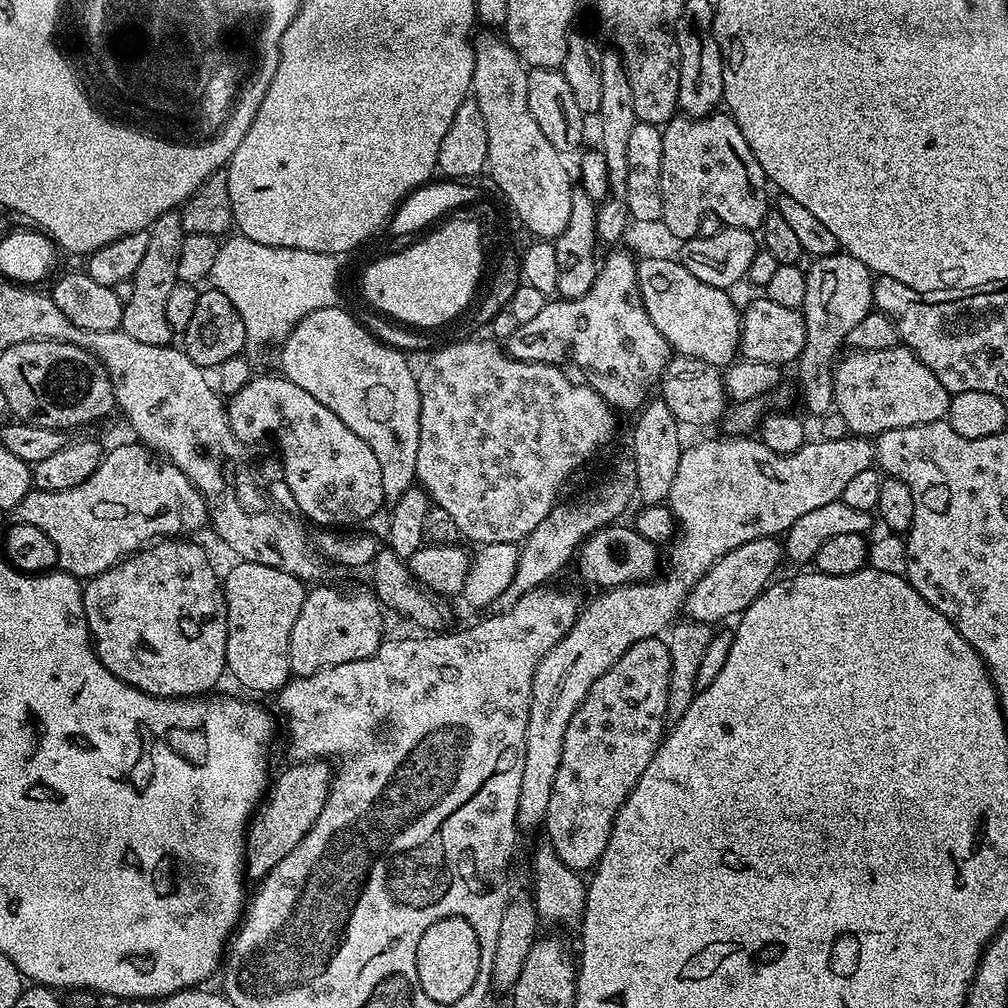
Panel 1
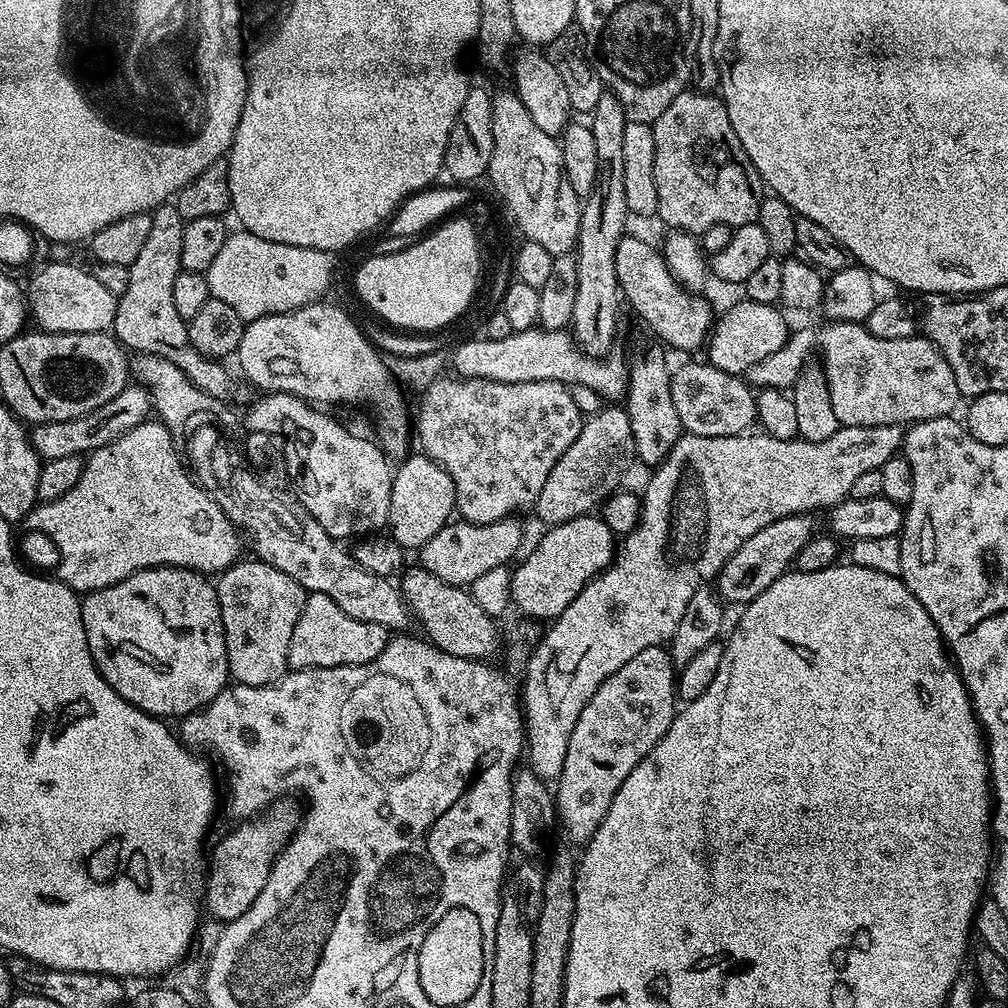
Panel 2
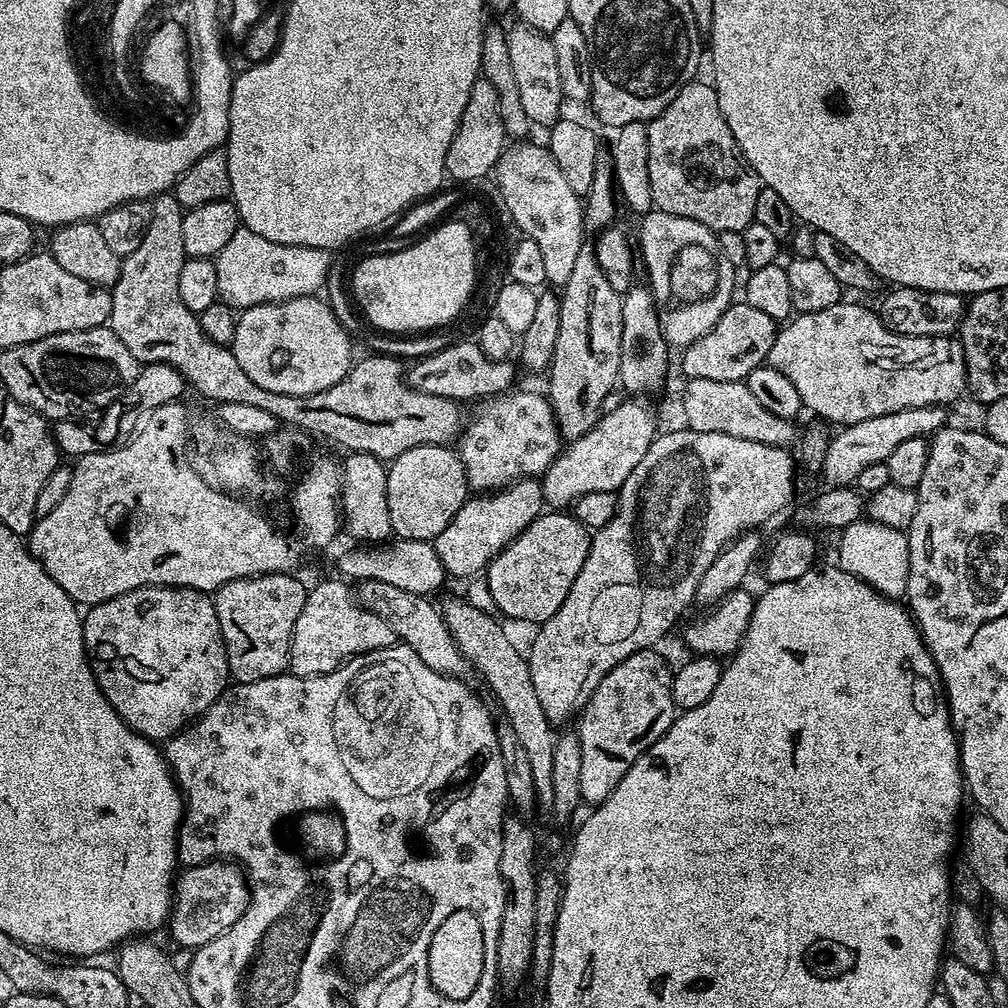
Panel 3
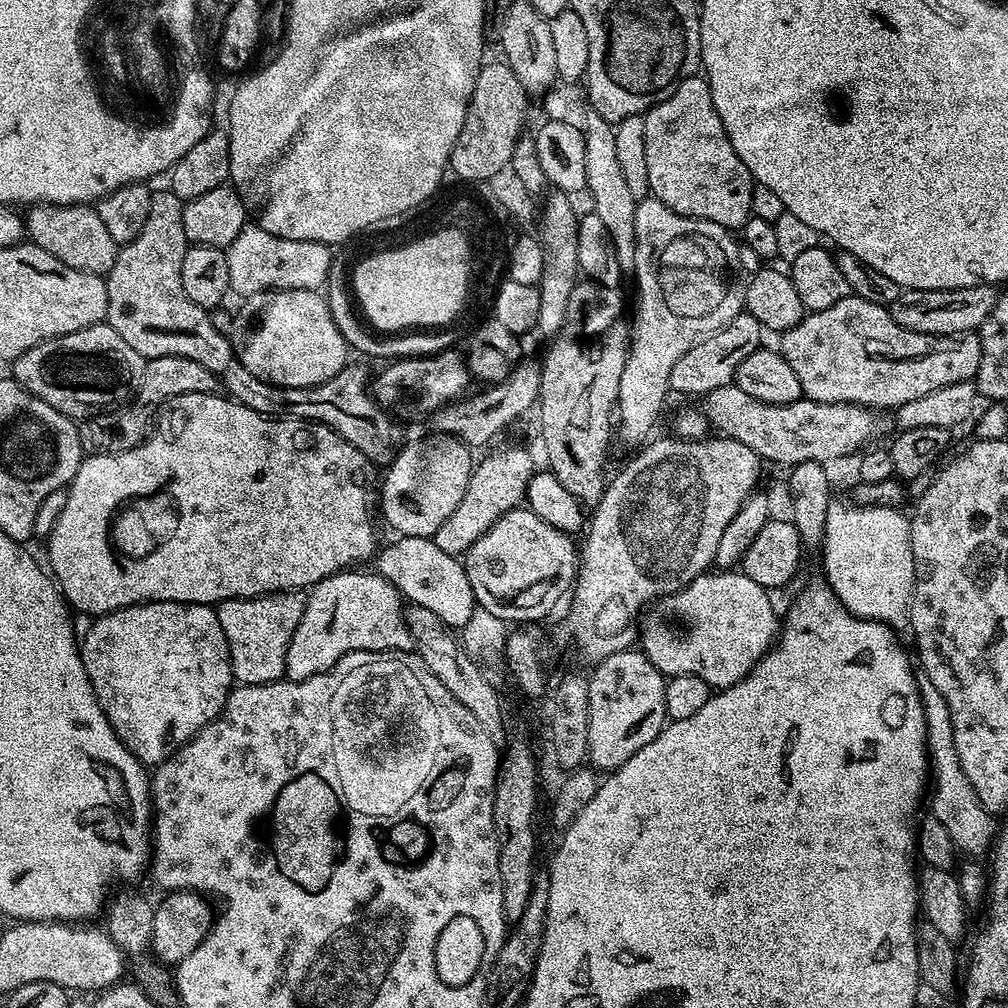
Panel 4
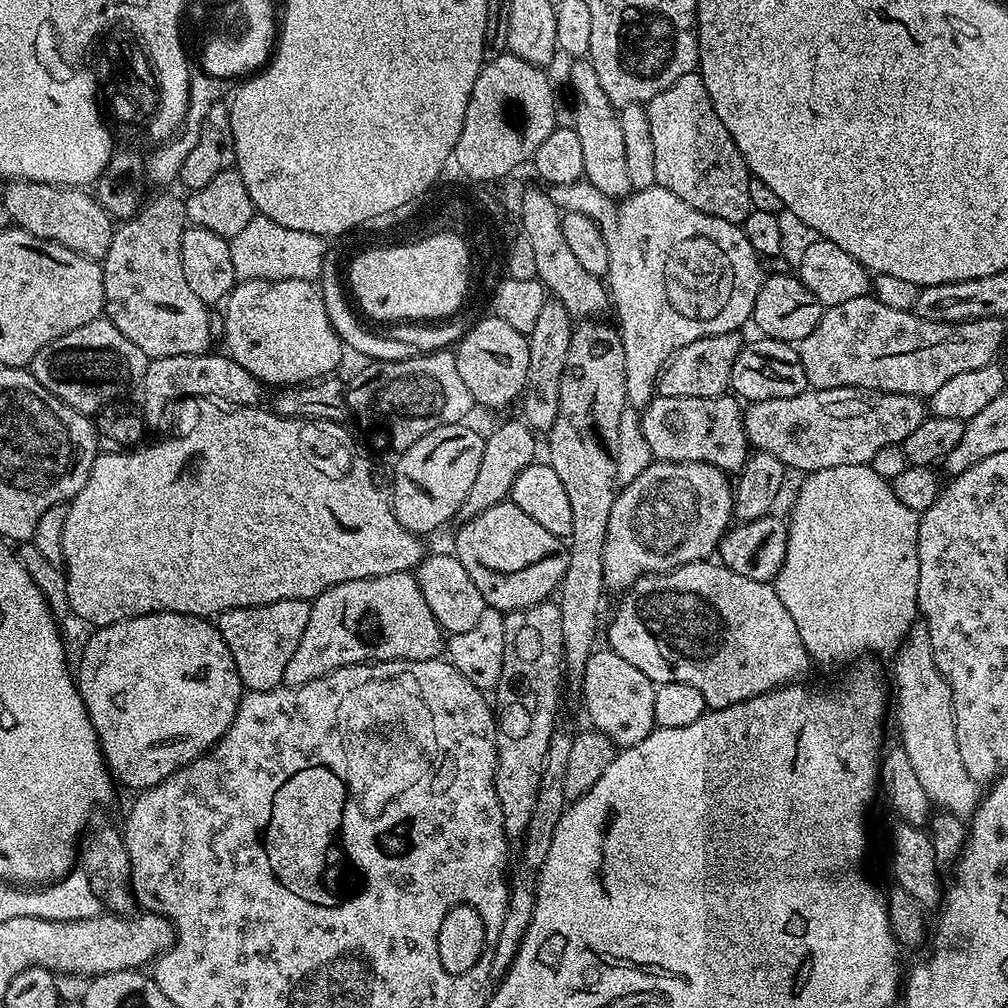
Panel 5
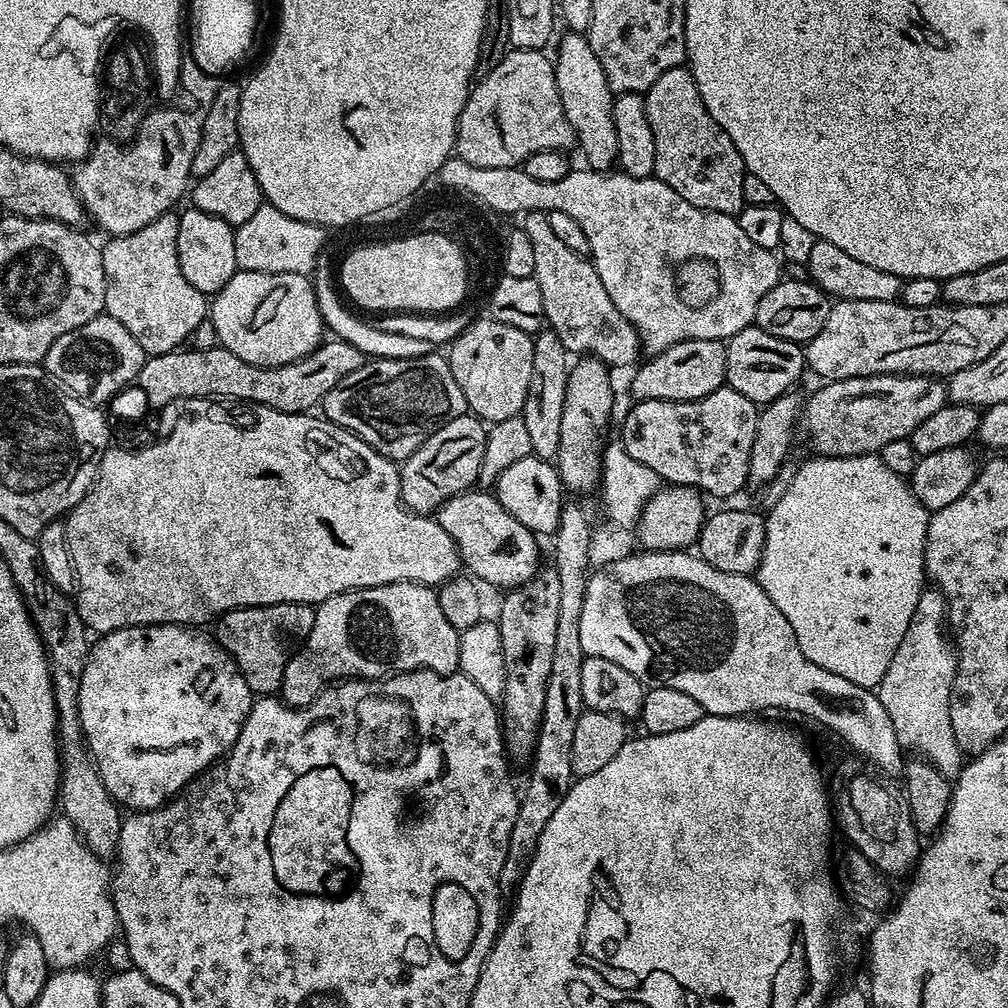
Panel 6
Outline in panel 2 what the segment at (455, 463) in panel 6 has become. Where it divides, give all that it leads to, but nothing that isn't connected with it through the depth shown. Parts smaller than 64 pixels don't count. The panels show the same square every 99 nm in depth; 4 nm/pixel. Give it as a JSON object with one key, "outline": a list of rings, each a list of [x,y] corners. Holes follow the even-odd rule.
{"outline":[[[420,454],[417,457],[416,464],[404,462],[395,469],[390,490],[390,506],[396,510],[390,517],[390,536],[392,539],[400,536],[400,546],[405,550],[418,550],[430,542],[430,538],[434,538],[434,534],[438,534],[438,530],[442,530],[449,519],[450,474],[446,474],[444,468],[427,456]],[[400,508],[409,508],[412,512],[400,512]]]}

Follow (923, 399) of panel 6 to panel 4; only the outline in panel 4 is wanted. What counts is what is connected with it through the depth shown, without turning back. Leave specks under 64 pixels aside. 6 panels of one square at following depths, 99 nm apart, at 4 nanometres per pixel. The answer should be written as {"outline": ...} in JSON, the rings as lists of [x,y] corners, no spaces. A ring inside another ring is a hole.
{"outline":[[[735,383],[722,386],[703,397],[702,411],[709,425],[720,431],[717,433],[721,437],[750,446],[761,461],[768,463],[769,460],[772,464],[785,466],[811,460],[827,465],[828,460],[855,457],[861,449],[875,441],[872,439],[880,428],[880,420],[876,417],[879,415],[871,408],[855,404],[819,404],[807,398],[796,400],[793,404],[767,404],[758,398],[750,398],[750,394],[744,393]]]}

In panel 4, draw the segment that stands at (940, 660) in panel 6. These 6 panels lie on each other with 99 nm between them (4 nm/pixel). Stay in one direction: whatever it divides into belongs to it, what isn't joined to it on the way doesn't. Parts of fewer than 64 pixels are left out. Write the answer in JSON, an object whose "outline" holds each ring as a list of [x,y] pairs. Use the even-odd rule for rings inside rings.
{"outline":[[[926,678],[919,681],[919,686],[920,701],[926,718],[930,772],[934,777],[934,787],[930,792],[931,815],[935,816],[938,822],[942,822],[942,826],[946,826],[946,834],[950,834],[957,849],[965,857],[987,857],[998,835],[997,821],[992,821],[995,820],[993,813],[987,812],[982,806],[978,794],[974,792],[974,786],[970,786],[970,778],[966,778],[962,770],[962,762],[958,762],[958,750],[954,746],[954,726],[950,722],[950,710],[946,706],[946,698],[942,698],[942,694],[938,694],[938,690],[934,690],[934,686]]]}

